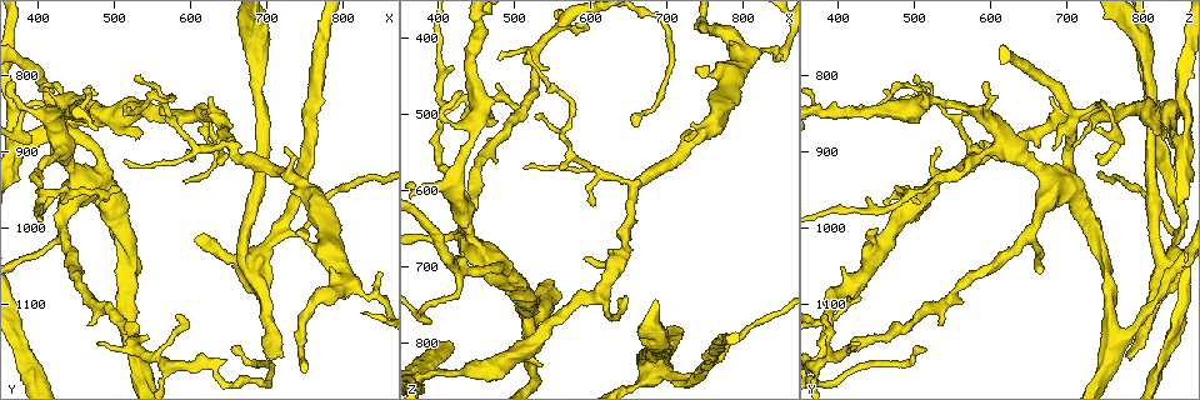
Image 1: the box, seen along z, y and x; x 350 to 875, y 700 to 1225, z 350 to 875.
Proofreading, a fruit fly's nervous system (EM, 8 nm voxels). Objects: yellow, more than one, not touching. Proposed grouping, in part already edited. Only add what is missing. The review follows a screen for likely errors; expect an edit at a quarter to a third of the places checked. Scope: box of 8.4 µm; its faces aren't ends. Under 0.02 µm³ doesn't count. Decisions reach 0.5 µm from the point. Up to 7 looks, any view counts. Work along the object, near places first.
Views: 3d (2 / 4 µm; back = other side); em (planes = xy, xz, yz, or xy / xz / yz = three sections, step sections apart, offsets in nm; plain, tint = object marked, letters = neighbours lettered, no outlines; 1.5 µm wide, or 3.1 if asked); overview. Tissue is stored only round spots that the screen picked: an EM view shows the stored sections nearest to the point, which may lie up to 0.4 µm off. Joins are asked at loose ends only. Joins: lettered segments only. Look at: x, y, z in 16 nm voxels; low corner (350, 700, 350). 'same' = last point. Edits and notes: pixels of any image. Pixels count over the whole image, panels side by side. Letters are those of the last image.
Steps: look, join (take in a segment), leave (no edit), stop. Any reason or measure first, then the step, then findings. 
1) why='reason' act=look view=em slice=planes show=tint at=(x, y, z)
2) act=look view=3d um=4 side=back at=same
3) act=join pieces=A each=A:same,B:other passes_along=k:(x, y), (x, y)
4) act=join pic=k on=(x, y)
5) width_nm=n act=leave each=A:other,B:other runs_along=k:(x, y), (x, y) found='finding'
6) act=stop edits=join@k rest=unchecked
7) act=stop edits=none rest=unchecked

why='free end' act=look view=em slice=planes show=letters at=(590, 940, 690)

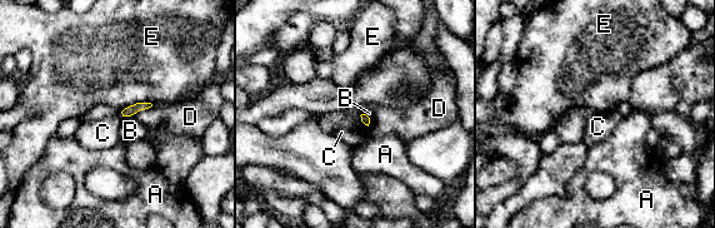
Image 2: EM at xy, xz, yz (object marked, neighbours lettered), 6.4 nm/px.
width_nm=60 act=leave each=A:other,B:other,C:other,D:other,E:other border=2:(118, 114), (121, 119) found='no lettered segment goes on from it'

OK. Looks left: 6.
why='branch stops here' act=look view=em slice=planes show=letters at=(535, 875, 830)

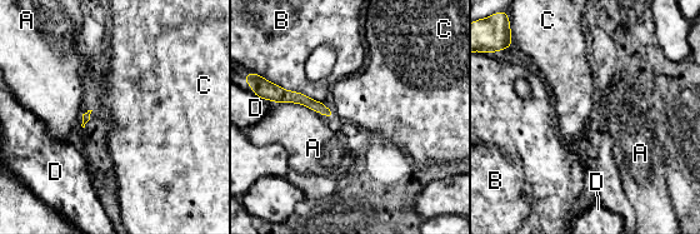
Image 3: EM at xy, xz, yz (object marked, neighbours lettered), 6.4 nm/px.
act=leave each=A:other,B:other,C:other,D:other border=3:(279, 103), (300, 103), (314, 111) found='none of them fits'

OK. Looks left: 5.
why='branch stops here' act=look view=3d um=4 at=(435, 895, 680)

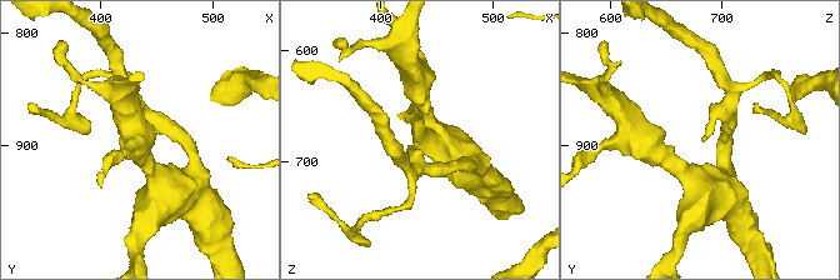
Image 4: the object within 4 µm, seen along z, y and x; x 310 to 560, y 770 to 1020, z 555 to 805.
act=look view=em slice=planes show=letters at=(430, 894, 680)

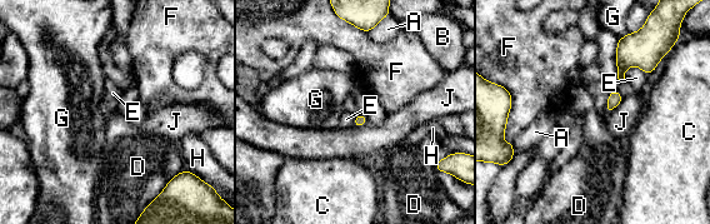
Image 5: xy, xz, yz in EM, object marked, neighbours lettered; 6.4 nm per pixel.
longest_contact=E:160nm act=leave each=A:other,B:other,C:other,D:other,E:other,F:other,G:other,H:other,J:other found='no lettered segment goes on from it'

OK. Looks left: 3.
act=stop edits=none rest=unchecked

